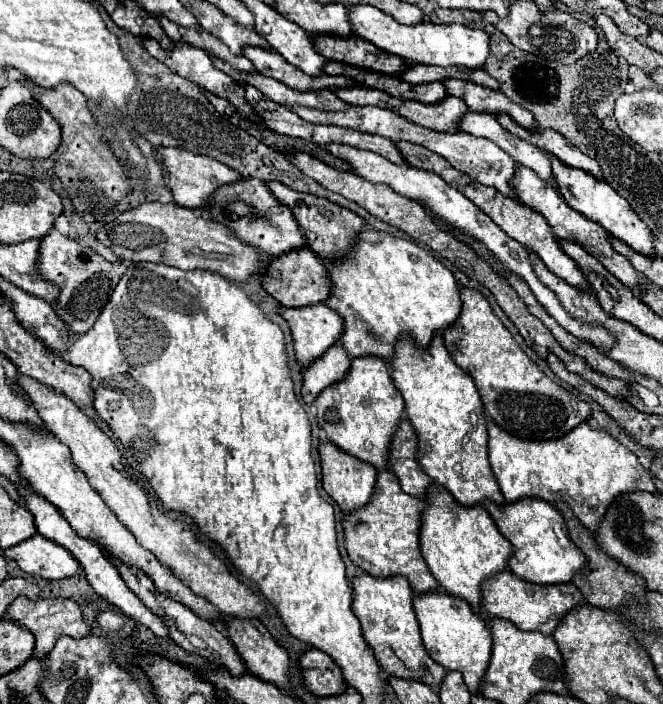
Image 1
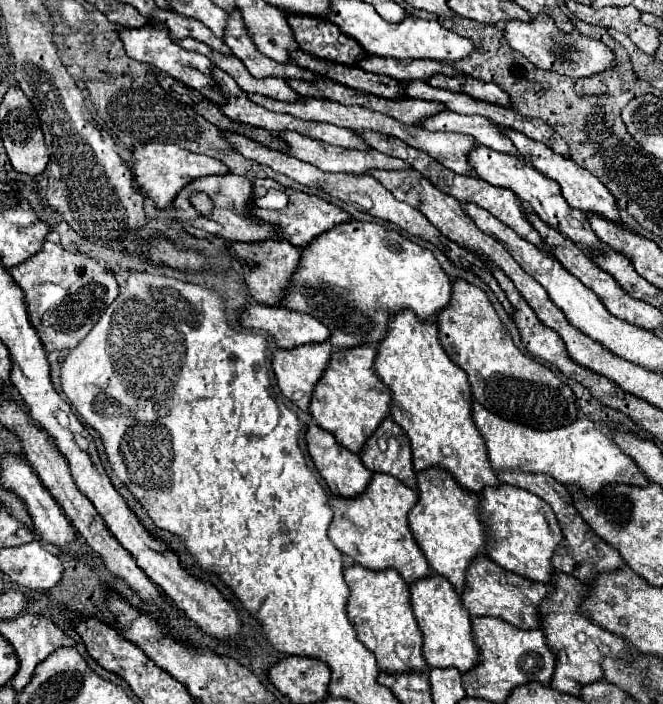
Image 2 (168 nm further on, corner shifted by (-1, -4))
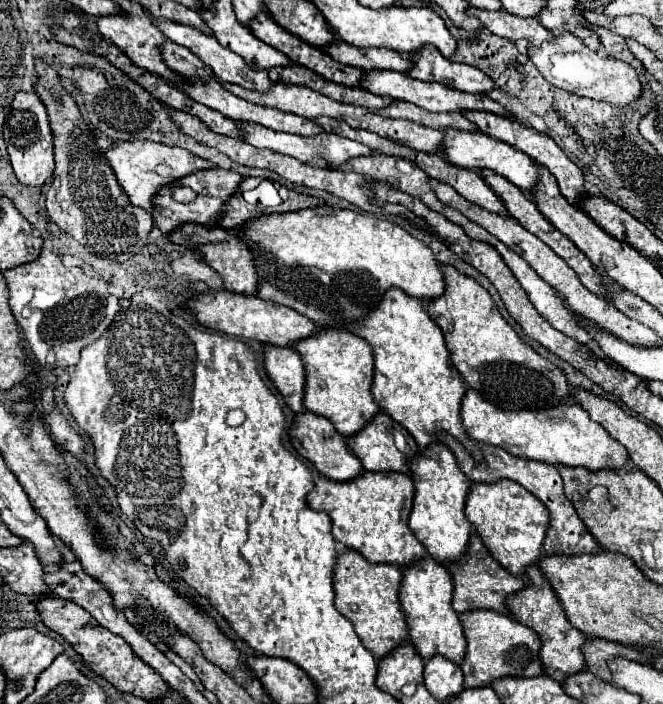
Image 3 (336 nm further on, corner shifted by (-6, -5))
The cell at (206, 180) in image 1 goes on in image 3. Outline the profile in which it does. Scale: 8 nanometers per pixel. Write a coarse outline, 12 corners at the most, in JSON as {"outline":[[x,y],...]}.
{"outline":[[148,140],[106,150],[134,206],[152,212],[162,186],[214,168]]}

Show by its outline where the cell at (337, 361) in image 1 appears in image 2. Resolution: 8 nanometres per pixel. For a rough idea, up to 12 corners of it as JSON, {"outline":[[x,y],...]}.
{"outline":[[331,343],[275,349],[281,393],[307,411],[331,357]]}

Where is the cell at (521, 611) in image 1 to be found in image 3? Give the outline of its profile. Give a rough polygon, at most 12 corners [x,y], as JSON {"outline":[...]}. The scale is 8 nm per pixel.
{"outline":[[472,532],[468,552],[446,566],[456,612],[510,614],[508,596],[526,588]]}

